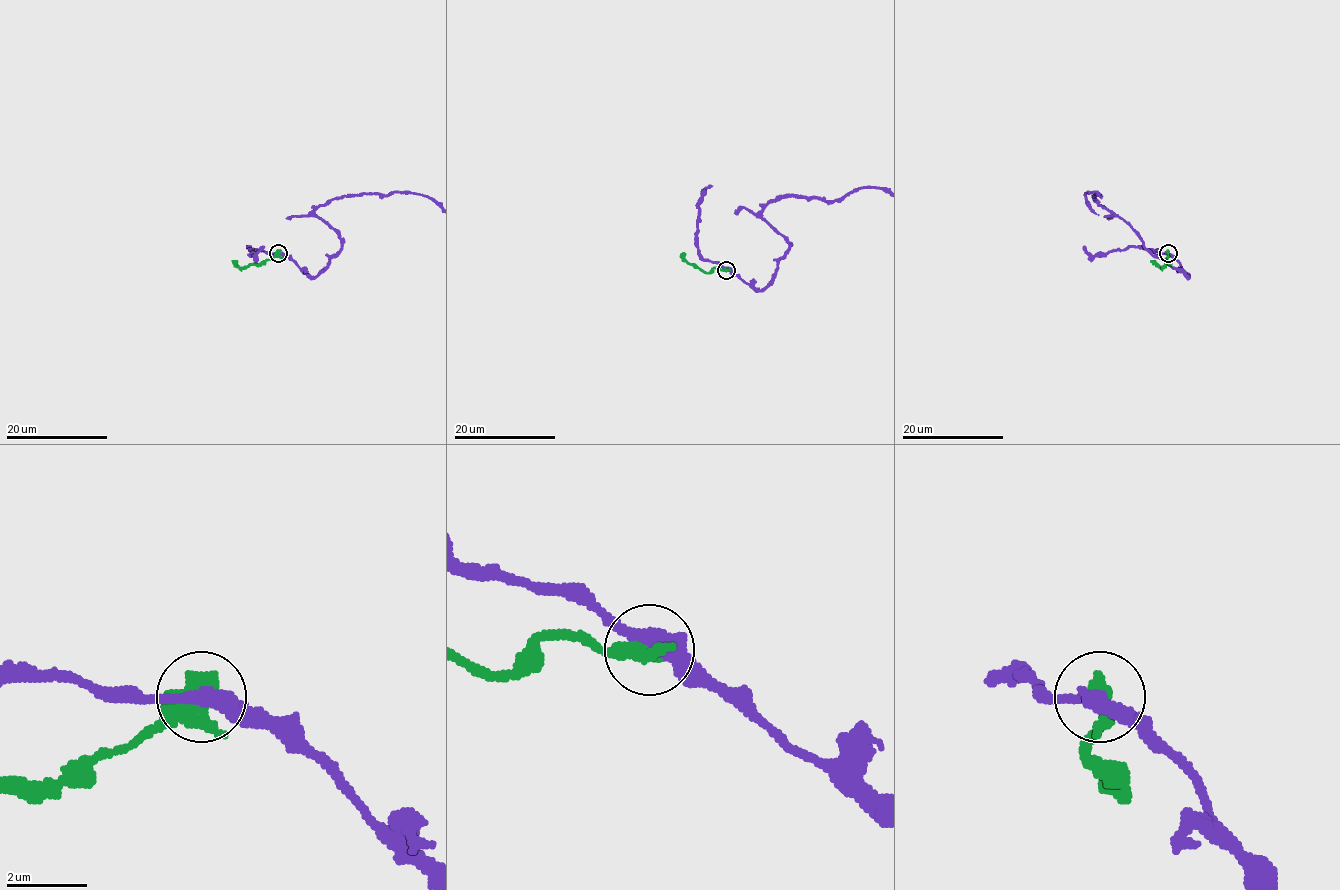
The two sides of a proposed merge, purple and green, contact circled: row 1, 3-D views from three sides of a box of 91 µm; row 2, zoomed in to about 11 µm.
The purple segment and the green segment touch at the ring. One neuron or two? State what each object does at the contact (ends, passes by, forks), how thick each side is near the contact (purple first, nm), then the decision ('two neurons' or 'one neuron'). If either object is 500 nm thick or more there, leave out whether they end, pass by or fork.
360 nm thick on the purple side, 650 nm on the other; two neurons

